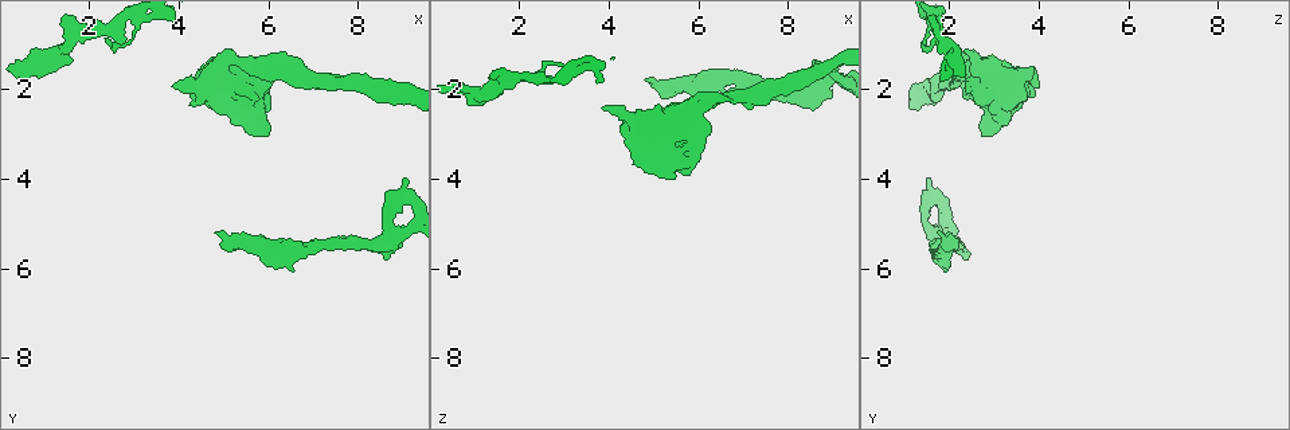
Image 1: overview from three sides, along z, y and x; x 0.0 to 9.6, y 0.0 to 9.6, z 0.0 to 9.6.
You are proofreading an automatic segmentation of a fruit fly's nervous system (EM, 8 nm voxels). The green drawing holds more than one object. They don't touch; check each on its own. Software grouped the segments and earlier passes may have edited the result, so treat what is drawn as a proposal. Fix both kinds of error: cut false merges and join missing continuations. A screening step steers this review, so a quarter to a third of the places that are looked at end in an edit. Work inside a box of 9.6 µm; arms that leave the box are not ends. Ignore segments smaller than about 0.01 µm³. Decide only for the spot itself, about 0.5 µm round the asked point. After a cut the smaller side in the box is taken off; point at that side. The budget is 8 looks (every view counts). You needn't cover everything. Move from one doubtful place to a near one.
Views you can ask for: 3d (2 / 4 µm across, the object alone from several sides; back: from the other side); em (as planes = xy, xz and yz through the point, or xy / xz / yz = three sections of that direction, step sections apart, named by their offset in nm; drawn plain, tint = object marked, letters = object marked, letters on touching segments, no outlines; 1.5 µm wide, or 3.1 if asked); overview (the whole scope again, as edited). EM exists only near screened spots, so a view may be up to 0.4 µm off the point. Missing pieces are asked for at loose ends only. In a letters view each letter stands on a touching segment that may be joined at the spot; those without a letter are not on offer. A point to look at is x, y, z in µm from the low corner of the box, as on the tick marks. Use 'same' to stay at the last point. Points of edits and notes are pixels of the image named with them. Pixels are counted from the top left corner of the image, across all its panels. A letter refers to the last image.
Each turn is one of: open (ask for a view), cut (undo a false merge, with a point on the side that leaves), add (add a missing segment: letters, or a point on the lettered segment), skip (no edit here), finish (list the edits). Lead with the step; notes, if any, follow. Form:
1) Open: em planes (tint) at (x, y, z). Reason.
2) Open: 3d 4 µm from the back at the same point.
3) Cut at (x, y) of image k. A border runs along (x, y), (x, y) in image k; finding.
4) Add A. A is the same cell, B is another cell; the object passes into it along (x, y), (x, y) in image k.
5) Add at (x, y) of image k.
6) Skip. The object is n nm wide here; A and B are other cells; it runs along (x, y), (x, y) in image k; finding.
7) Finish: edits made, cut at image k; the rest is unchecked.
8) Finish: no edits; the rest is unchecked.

Open: 3d 4 µm at (6.30, 5.60, 1.75). Calibre changes.

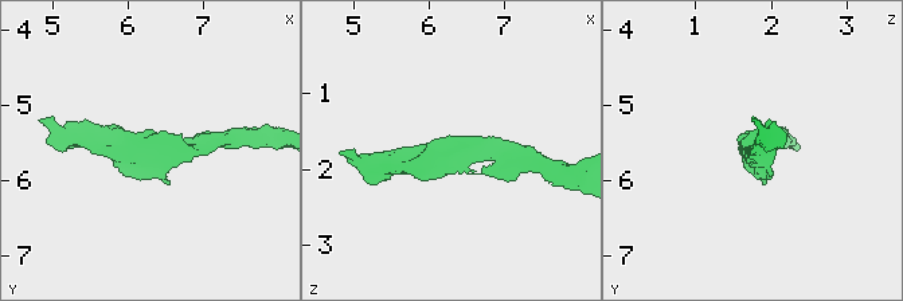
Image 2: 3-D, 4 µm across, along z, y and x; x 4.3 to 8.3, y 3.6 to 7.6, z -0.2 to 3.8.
Open: em yz step 4 (tint) at (6.35, 5.60, 1.75).

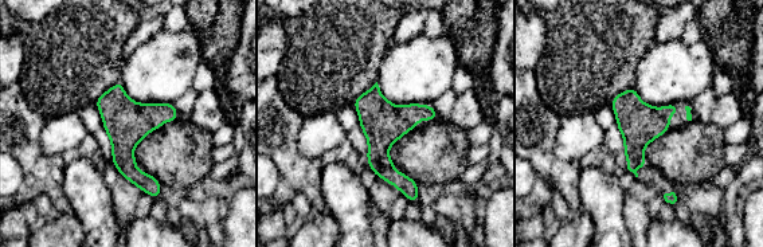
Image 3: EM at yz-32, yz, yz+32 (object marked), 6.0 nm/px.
Open: em yz step 4 (letters) at the same point.

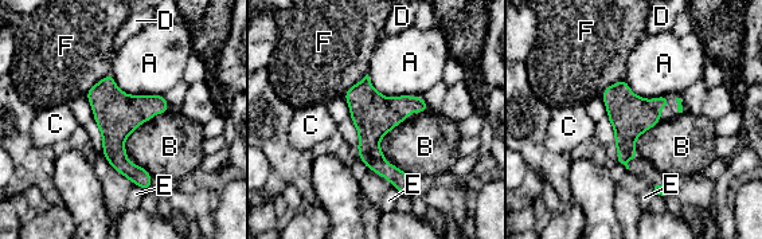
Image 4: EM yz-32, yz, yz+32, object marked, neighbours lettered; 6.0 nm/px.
Skip. The object is 260 nm wide here; the longest contact is with A, 320 nm; A, B, C, D, E and F are other cells; continuous, no second neuron.

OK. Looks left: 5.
Open: 3d 4 µm from the back at (0.80, 1.45, 2.00). Sudden change in width.

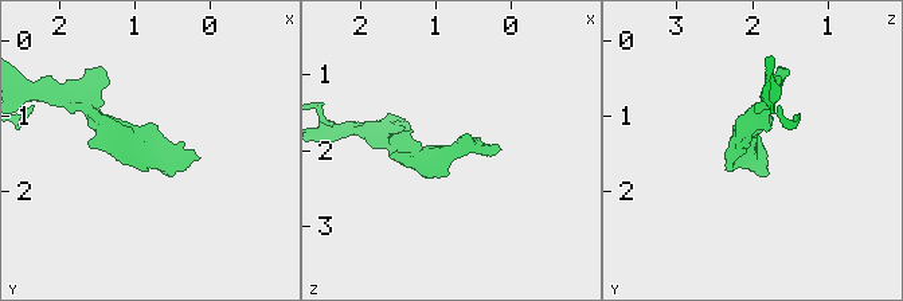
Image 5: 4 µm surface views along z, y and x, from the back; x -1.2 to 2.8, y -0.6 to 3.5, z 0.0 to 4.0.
Open: em xy step 4 (tint) at (0.80, 1.50, 2.05).

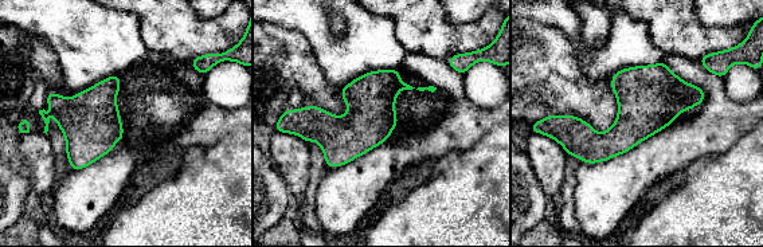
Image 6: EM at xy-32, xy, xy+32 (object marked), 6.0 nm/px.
Open: em planes (letters) at the same point. Cut it another way.

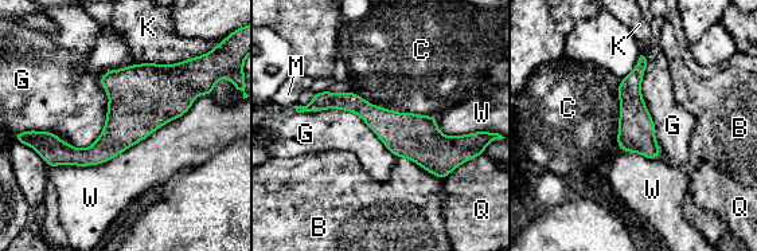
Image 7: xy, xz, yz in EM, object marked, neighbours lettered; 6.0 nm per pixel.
Skip. B, C, G, K, M, Q and W are other cells; it runs along (311, 108), (350, 101), (421, 142), (460, 141) in image 7; continuous, no second neuron.

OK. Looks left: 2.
Open: 3d 4 µm at (9.10, 4.20, 1.65). Sharp bend.

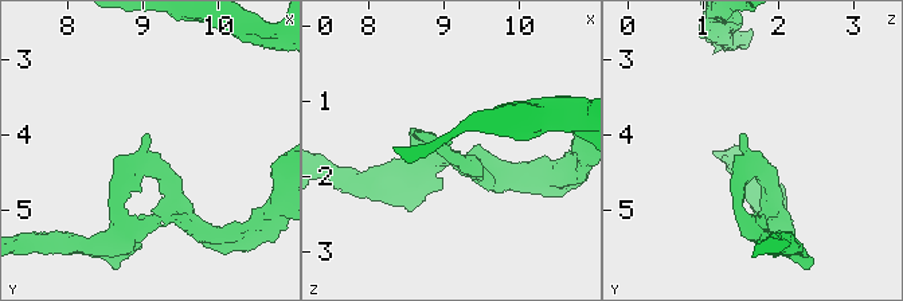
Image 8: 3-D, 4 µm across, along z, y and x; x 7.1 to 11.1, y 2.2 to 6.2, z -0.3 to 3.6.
Open: em planes (letters) at (9.00, 4.20, 1.65). Now the EM.

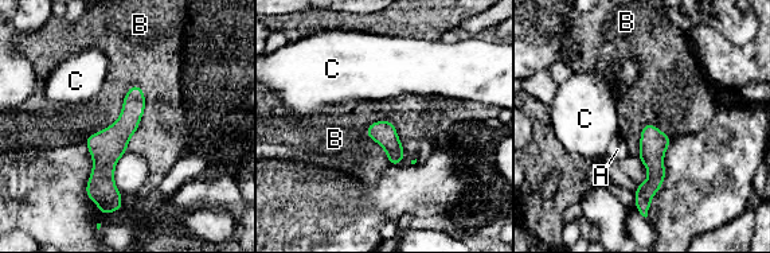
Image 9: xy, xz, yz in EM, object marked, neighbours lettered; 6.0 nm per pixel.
Skip. The object is 150 nm wide here; A, B and C are other cells; all the same neuron.

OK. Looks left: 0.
Finish: no edits; the rest is unchecked.

